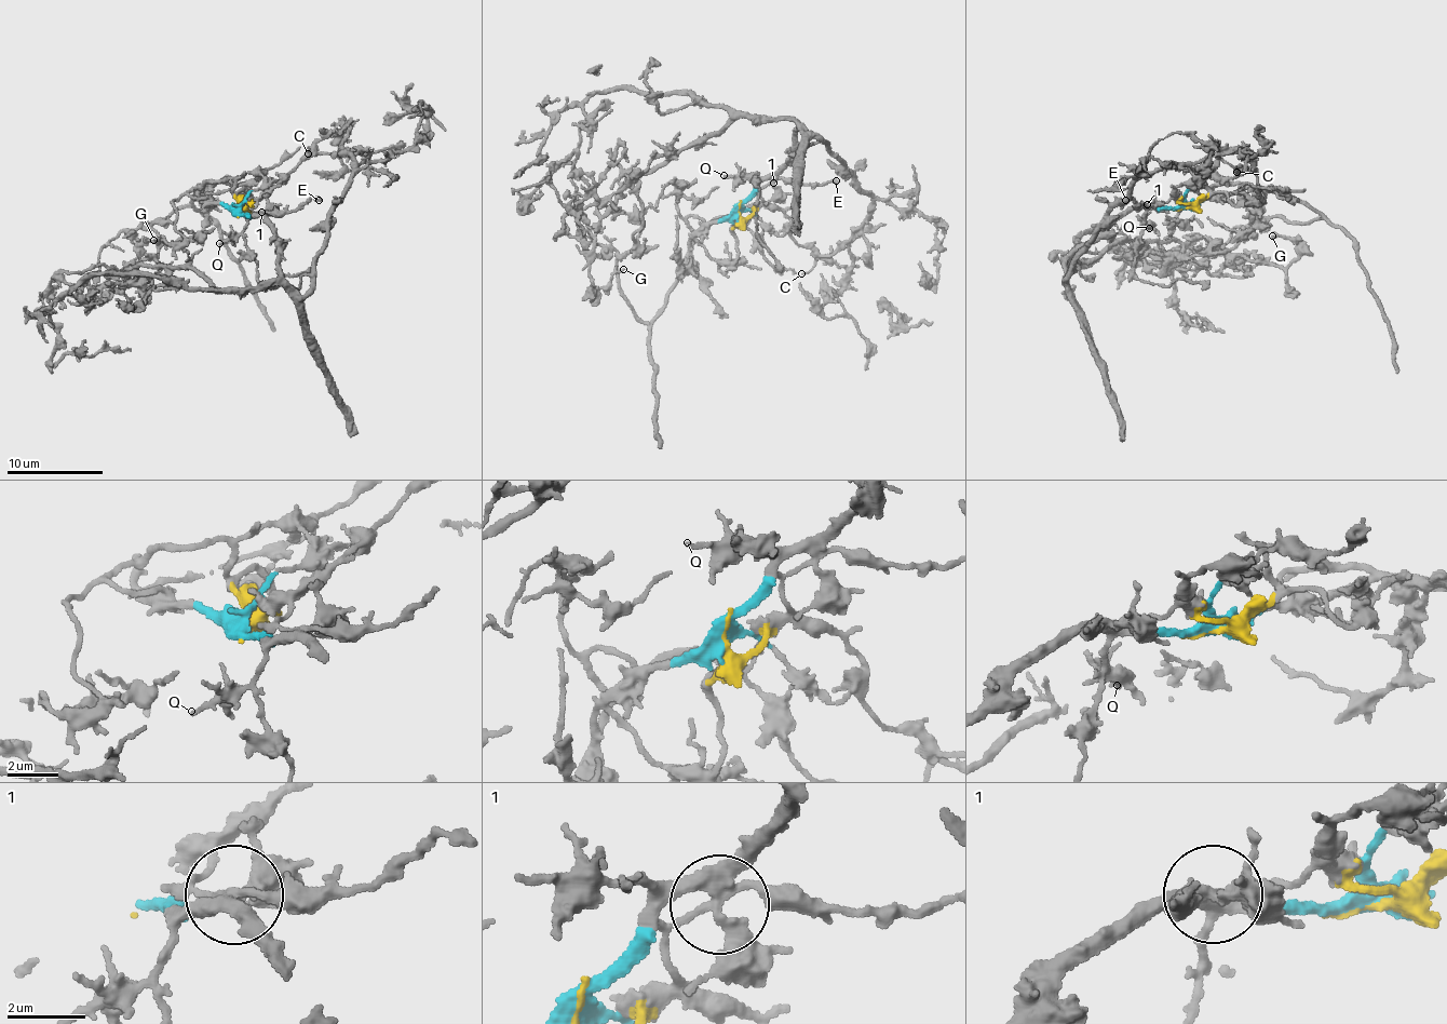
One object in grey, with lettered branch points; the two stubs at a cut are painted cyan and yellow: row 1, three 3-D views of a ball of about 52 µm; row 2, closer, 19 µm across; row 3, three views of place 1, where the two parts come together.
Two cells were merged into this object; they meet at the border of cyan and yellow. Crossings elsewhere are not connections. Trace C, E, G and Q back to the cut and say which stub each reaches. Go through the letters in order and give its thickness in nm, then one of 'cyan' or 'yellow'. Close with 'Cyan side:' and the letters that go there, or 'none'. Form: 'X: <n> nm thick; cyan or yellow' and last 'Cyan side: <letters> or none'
C: 90 nm thick; yellow
E: 260 nm thick; yellow
G: 150 nm thick; cyan
Q: 190 nm thick; cyan
Cyan side: G, Q

